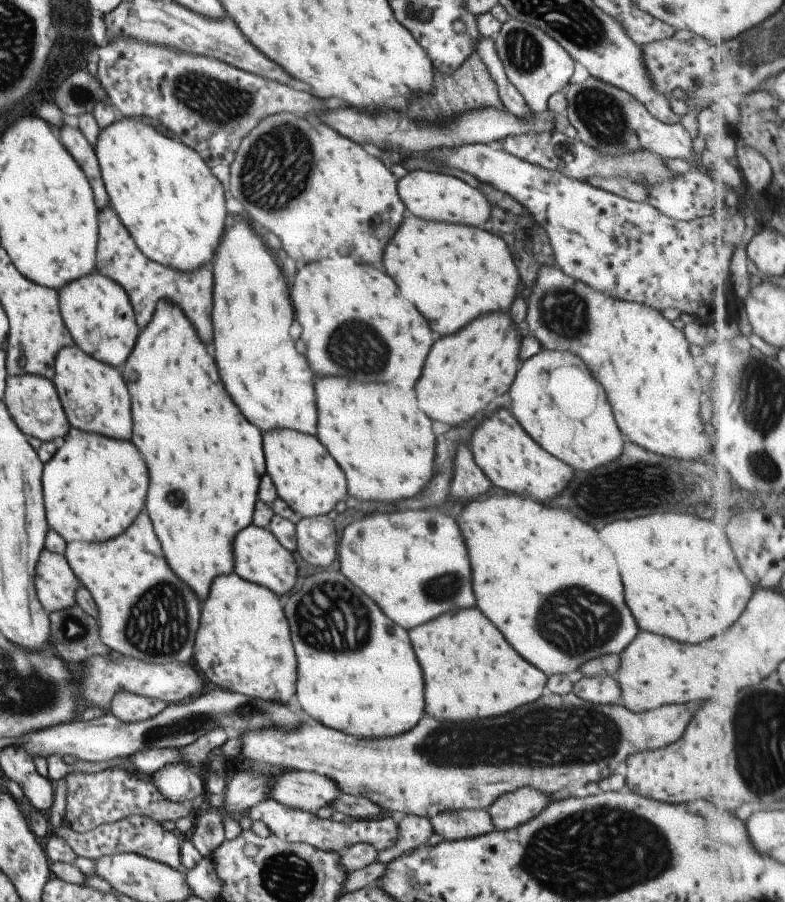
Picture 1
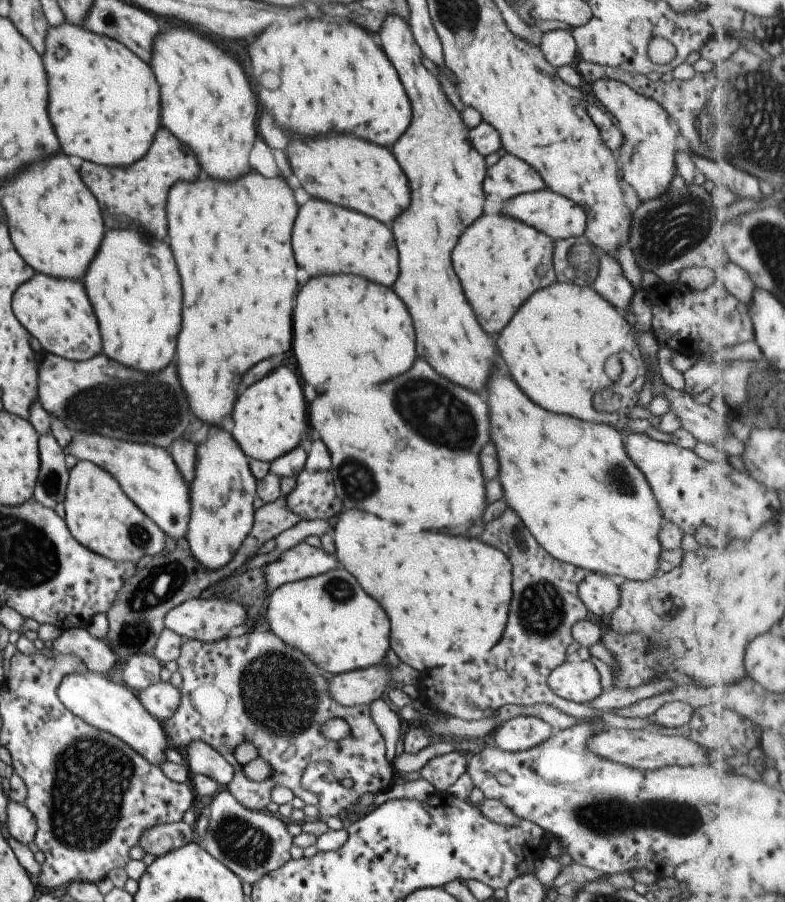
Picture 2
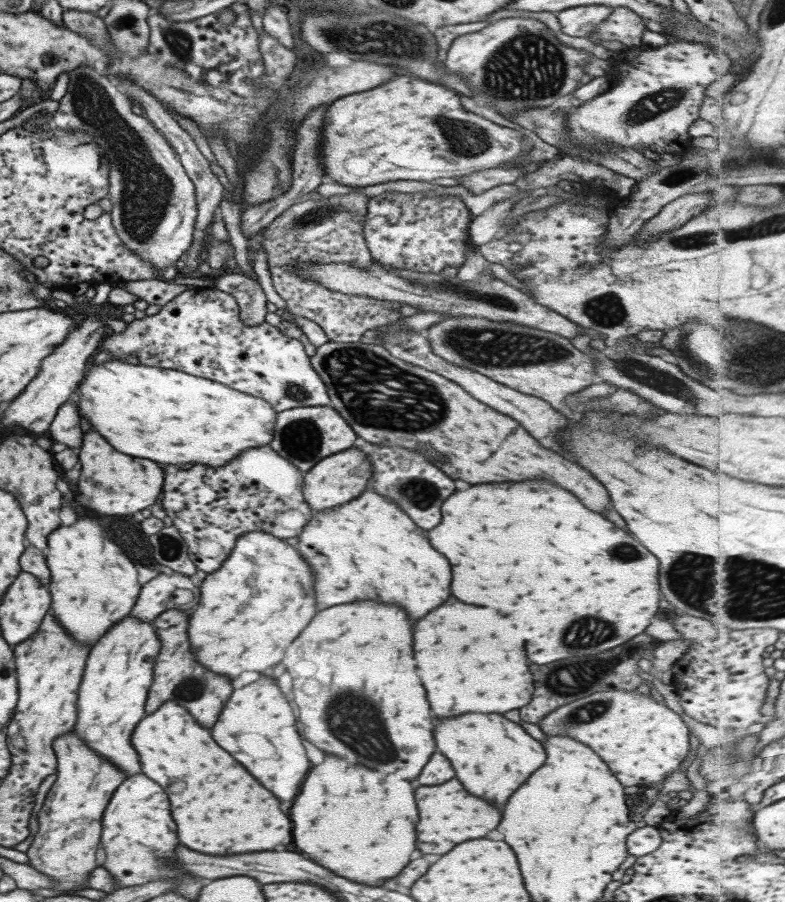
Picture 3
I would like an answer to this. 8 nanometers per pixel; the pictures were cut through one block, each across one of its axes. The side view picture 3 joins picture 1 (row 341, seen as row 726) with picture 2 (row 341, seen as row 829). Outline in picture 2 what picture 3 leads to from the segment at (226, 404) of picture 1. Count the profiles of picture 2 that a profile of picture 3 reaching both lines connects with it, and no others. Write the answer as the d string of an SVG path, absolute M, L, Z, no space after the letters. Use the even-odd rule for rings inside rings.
M245 174L233 184L223 184L217 180L195 180L191 184L175 184L169 194L167 194L167 244L171 248L171 254L175 258L175 266L179 272L181 280L181 292L183 292L183 306L181 306L181 328L177 334L177 350L175 350L175 370L177 370L177 380L181 384L183 394L187 396L187 404L191 408L191 414L205 422L207 426L221 426L223 418L231 414L231 408L237 398L237 388L241 384L241 376L255 366L257 362L271 358L275 354L285 354L291 346L291 310L293 310L293 290L295 290L295 272L297 266L291 256L291 246L289 246L289 234L295 218L295 202L293 202L293 192L291 188L281 180L281 178L263 178L259 174Z

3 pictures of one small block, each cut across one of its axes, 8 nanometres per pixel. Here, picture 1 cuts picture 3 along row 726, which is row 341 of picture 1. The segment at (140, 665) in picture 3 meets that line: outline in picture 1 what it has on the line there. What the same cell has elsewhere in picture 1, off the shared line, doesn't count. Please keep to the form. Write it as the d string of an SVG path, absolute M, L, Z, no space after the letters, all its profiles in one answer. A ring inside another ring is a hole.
M93 271L64 284L57 294L61 318L74 344L99 362L115 368L122 366L141 330L123 288L109 277Z

